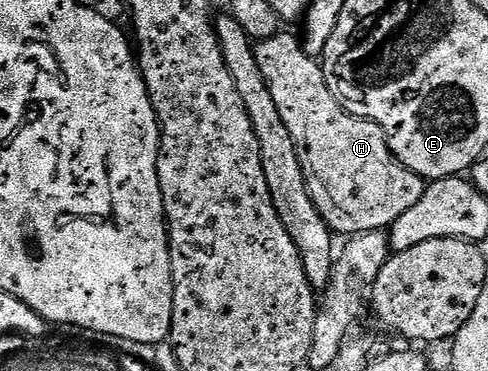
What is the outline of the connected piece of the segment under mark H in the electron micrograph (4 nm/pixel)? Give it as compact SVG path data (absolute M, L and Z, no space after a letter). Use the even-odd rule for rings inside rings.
M279 32L271 38L263 38L255 45L254 55L268 84L268 92L272 92L272 100L276 100L280 116L284 124L288 124L288 132L292 132L292 140L304 151L306 186L311 192L316 191L316 208L335 235L353 236L373 230L386 230L396 220L400 220L400 216L404 216L404 212L408 212L408 208L412 208L420 196L424 196L427 179L412 172L394 156L380 124L352 116L339 104L336 96L328 92L319 59L307 55L303 43L297 37L294 39L290 34Z

